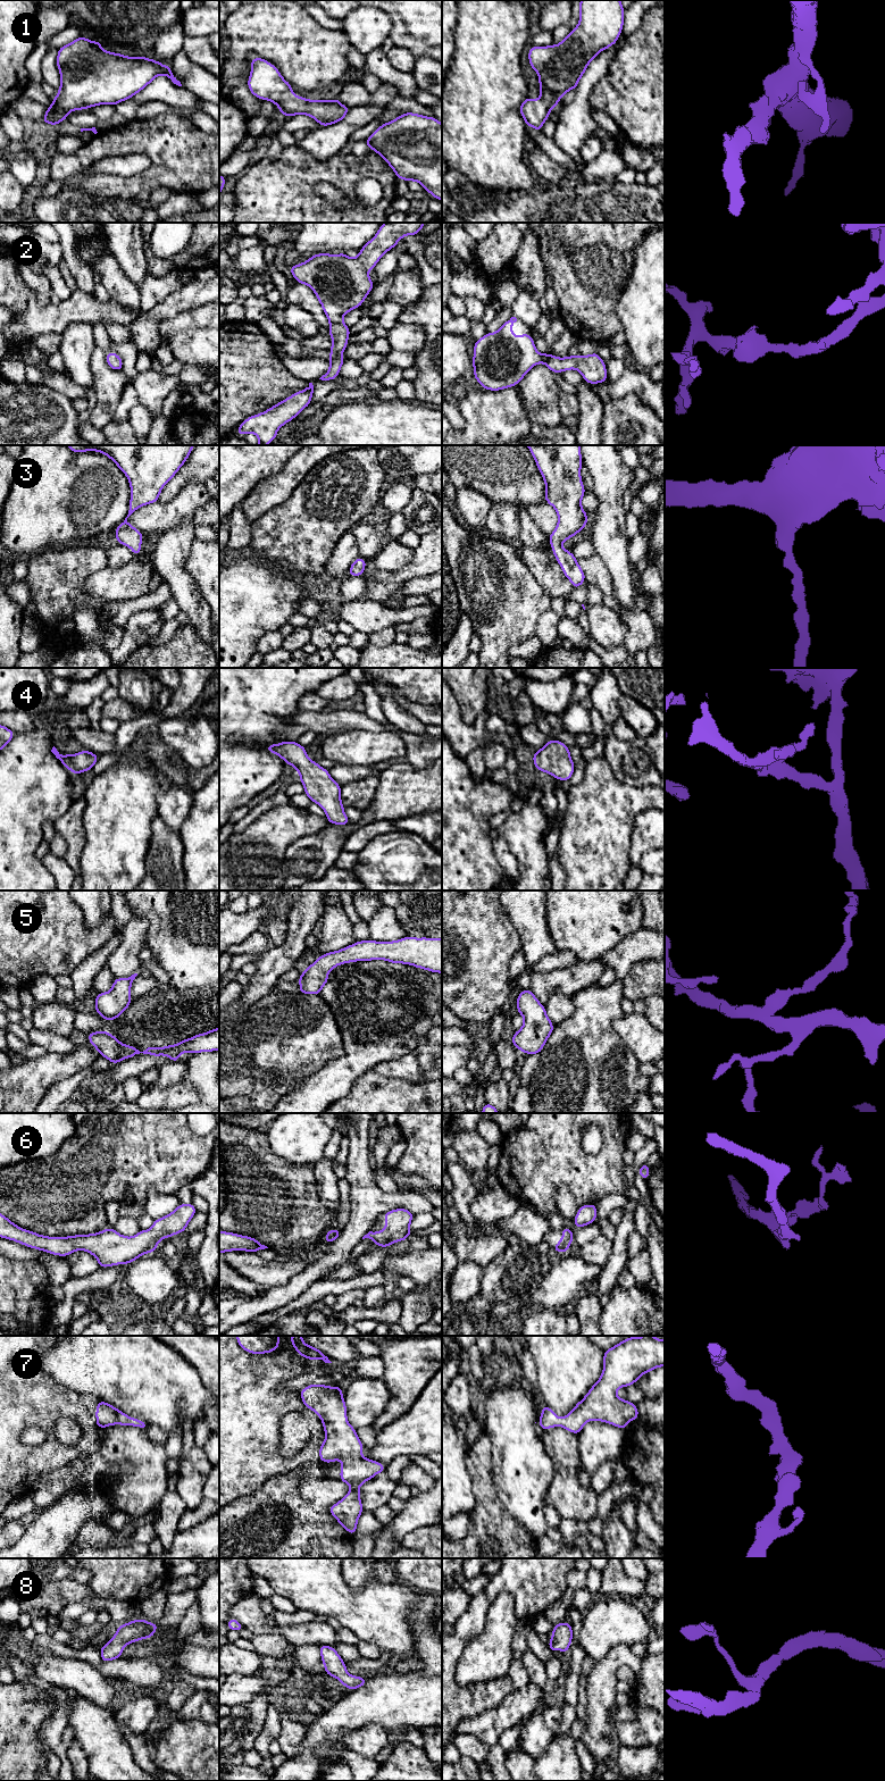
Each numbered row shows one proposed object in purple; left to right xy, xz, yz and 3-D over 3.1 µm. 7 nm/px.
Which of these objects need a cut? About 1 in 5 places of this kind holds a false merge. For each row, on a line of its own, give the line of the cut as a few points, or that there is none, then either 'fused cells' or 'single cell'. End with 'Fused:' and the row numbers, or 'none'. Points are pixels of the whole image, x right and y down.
1: no cut; single cell
2: no cut; single cell
3: no cut; single cell
4: no cut; single cell
5: no cut; single cell
6: no cut; single cell
7: no cut; single cell
8: no cut; single cell
Fused: none

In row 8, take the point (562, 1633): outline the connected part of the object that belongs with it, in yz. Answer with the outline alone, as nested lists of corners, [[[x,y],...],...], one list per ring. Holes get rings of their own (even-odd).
[[[561,1622],[553,1625],[552,1636],[550,1642],[548,1644],[549,1648],[554,1654],[556,1650],[561,1650],[568,1653],[573,1640],[573,1628],[570,1623]]]

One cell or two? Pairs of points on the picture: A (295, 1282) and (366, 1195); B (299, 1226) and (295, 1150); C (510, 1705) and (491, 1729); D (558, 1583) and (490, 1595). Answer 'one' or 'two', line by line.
A: one
B: two
C: one
D: one

